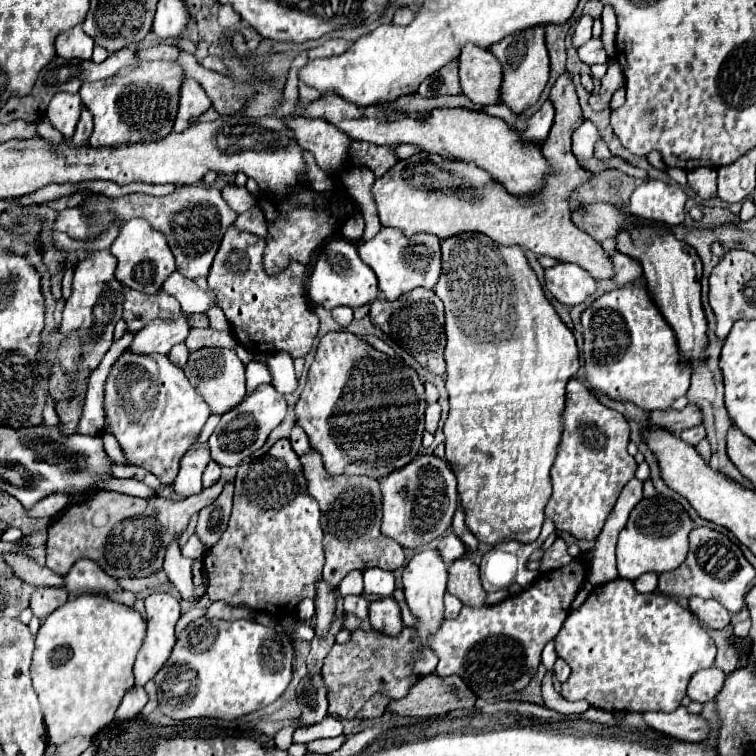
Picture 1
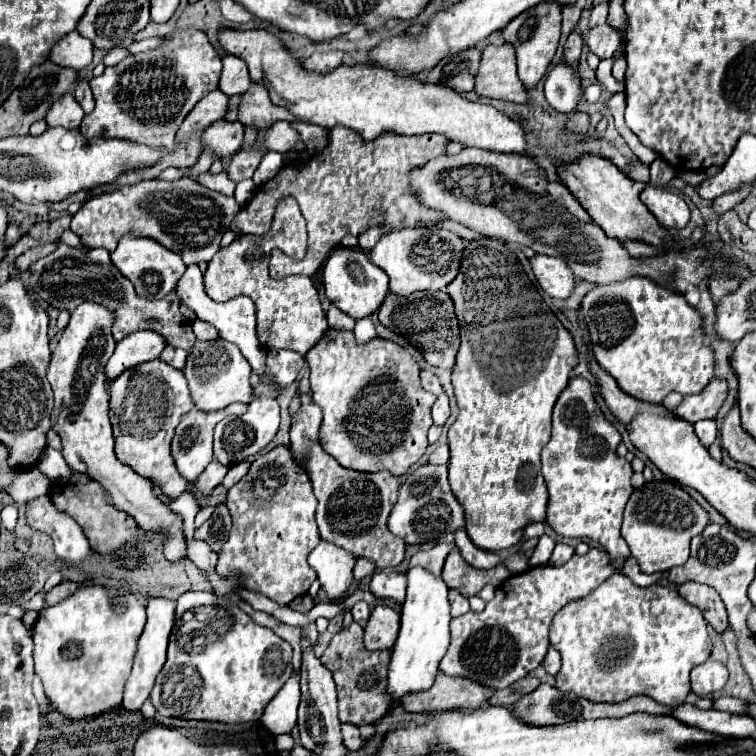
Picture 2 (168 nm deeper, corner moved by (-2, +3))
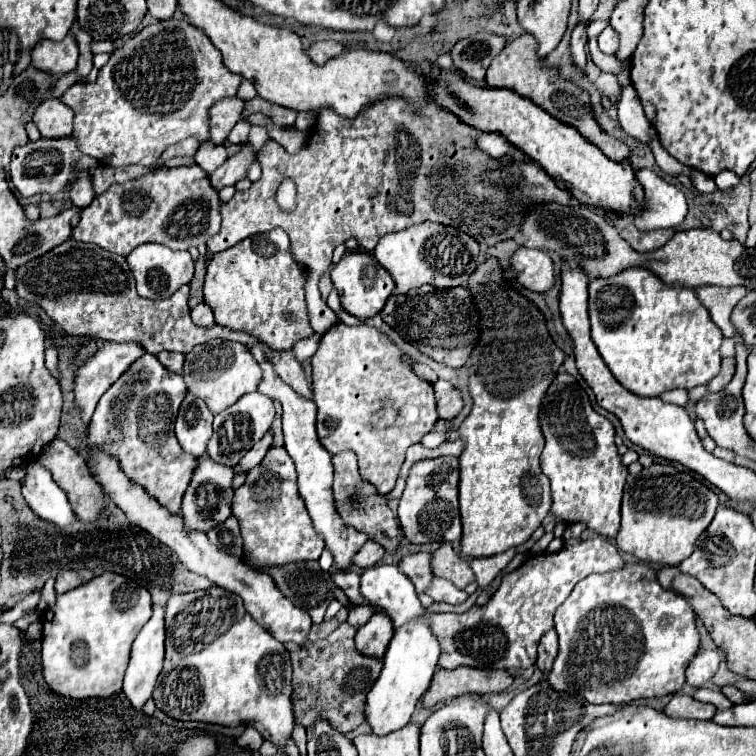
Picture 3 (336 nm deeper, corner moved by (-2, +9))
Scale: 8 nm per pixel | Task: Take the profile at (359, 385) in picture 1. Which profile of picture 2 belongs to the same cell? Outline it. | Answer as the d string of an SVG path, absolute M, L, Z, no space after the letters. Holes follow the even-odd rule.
M329 328L323 338L305 356L311 368L311 396L323 410L319 440L323 450L333 456L341 466L359 472L387 470L393 476L403 476L425 454L427 430L431 428L431 406L435 396L423 390L419 382L419 364L399 344L383 338L373 338L365 346L355 342L349 330Z

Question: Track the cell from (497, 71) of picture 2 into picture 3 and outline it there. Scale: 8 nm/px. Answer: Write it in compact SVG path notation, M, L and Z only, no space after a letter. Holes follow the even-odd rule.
M521 34L519 38L507 40L505 48L491 60L491 66L487 70L485 82L491 88L509 88L513 92L517 92L519 96L525 96L527 100L531 100L533 104L537 104L539 108L543 108L545 112L549 112L551 116L555 116L557 120L577 128L589 142L593 142L597 148L601 148L601 152L605 156L611 156L611 160L619 160L623 162L629 156L629 148L619 142L613 136L607 136L597 122L593 120L593 114L589 110L589 94L585 90L581 90L579 86L565 82L557 76L555 70L545 66L545 60L537 58L535 54L537 50L537 42L531 34Z

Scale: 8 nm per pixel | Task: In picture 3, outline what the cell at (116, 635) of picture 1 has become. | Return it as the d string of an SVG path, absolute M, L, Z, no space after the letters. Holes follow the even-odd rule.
M105 572L57 596L53 610L41 614L43 676L49 688L73 700L113 696L121 690L131 644L151 618L151 594L137 582Z

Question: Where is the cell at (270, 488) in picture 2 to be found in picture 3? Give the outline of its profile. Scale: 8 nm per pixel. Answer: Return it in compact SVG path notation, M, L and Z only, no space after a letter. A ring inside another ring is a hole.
M269 448L261 464L247 472L245 484L235 490L231 512L241 528L243 562L259 572L283 568L291 562L319 560L325 548L297 492L297 472L285 448Z

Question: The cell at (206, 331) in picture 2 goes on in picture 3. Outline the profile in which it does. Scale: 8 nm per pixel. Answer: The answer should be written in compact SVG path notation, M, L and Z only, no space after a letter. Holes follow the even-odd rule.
M197 304L193 310L191 310L191 318L197 326L213 326L215 324L215 318L213 318L213 310L207 306L207 304Z

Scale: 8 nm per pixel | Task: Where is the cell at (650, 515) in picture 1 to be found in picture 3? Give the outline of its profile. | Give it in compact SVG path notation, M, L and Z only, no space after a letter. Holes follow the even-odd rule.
M653 464L651 468L643 468L641 474L629 476L623 494L621 506L621 530L617 534L617 544L623 552L637 556L641 562L647 564L661 564L661 566L677 566L683 562L695 548L695 540L701 532L711 524L717 510L717 494L701 484L699 476L679 464Z

